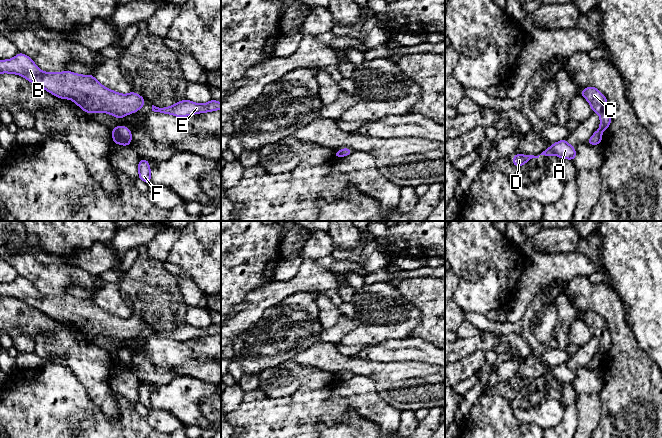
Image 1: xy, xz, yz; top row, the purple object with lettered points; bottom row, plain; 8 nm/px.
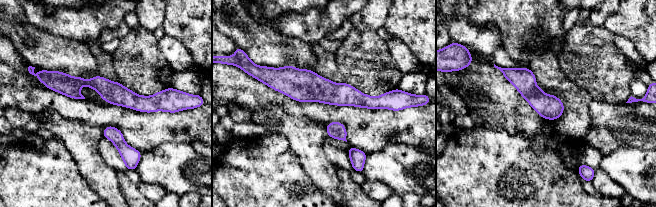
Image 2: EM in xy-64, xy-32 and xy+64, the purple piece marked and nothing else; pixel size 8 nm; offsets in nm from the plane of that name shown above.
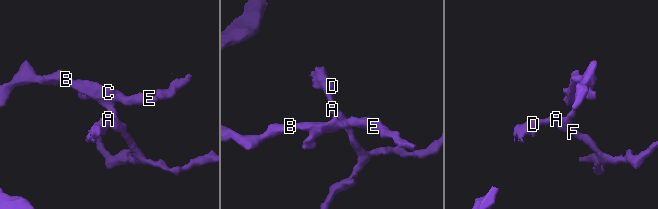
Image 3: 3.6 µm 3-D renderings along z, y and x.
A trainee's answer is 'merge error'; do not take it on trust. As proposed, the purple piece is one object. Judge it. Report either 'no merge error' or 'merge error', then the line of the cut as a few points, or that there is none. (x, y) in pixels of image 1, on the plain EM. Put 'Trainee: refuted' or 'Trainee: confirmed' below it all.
merge error; cut yz (599, 352), (602, 355)
Trainee: confirmed

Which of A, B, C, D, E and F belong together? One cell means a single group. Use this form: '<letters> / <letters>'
A D F / B C E

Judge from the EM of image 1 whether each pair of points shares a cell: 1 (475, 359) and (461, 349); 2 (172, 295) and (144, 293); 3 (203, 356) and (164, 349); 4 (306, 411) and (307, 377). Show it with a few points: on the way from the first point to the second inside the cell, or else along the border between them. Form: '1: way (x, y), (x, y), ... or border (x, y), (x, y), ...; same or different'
1: border (484, 350), (476, 350), (455, 362); different
2: way (165, 295), (153, 295), (151, 293); same
3: way (193, 356), (174, 356); same
4: border (330, 381), (314, 389), (299, 386), (285, 395); different

